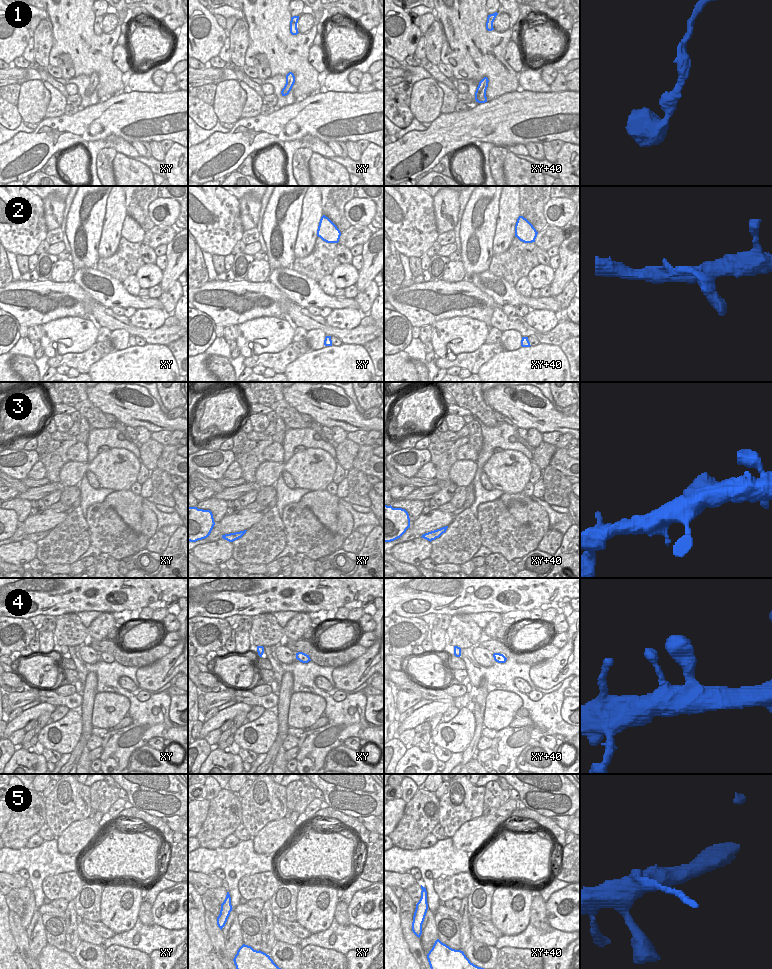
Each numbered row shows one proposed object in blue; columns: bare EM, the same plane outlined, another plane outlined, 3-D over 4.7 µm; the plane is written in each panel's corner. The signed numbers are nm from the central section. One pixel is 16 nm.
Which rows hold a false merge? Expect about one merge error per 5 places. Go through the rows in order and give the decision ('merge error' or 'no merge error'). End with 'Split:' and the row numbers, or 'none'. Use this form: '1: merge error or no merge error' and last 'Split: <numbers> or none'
1: no merge error
2: no merge error
3: no merge error
4: no merge error
5: merge error
Split: 5

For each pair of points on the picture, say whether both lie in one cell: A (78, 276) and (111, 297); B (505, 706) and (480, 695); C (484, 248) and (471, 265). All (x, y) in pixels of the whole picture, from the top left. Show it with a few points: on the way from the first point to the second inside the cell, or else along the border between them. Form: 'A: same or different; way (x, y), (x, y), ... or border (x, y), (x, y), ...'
A: same; way (84, 285), (102, 295)
B: different; border (488, 693), (483, 712)
C: same; way (481, 253), (476, 262)

